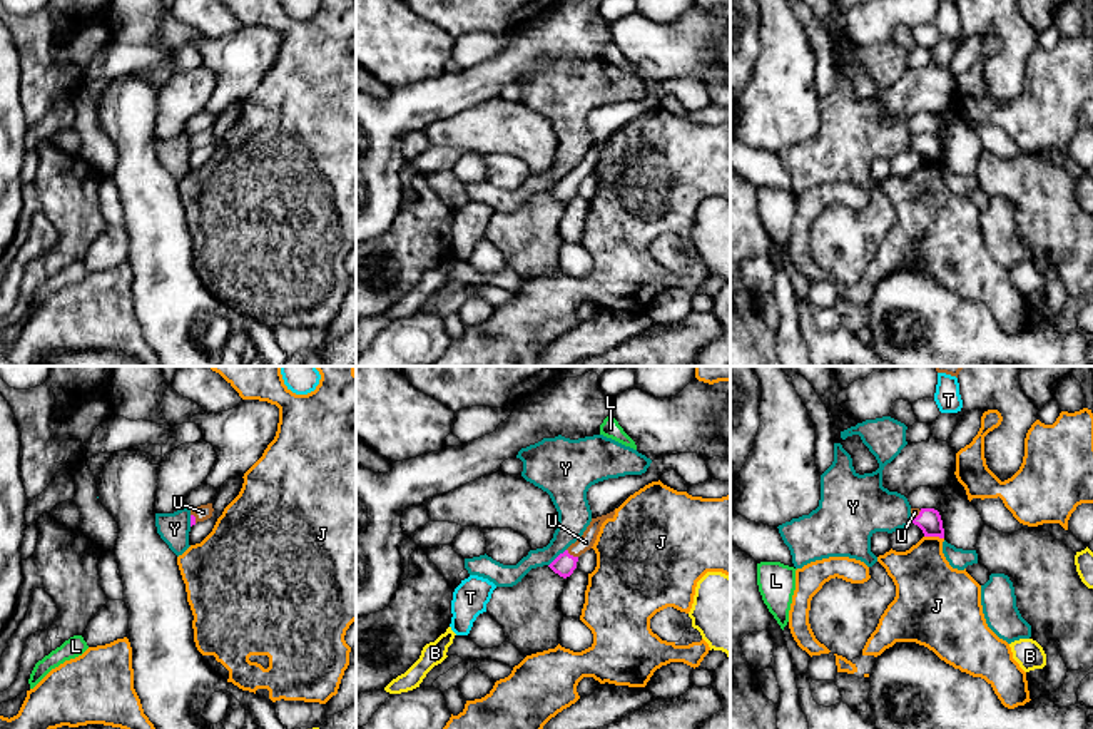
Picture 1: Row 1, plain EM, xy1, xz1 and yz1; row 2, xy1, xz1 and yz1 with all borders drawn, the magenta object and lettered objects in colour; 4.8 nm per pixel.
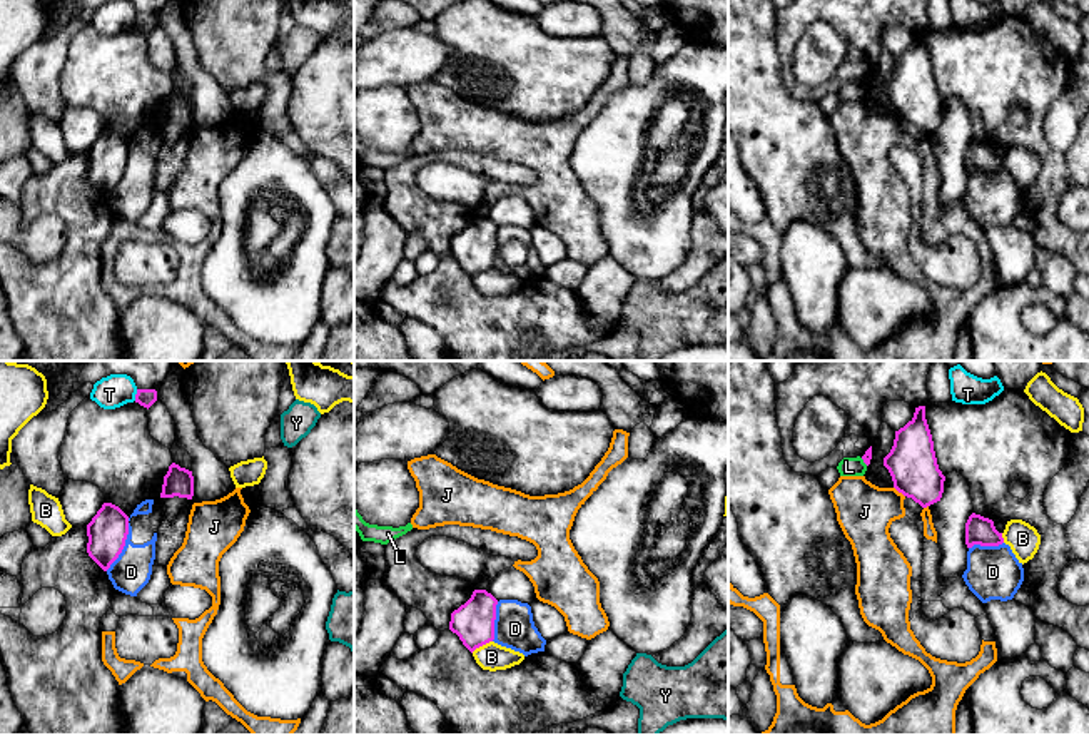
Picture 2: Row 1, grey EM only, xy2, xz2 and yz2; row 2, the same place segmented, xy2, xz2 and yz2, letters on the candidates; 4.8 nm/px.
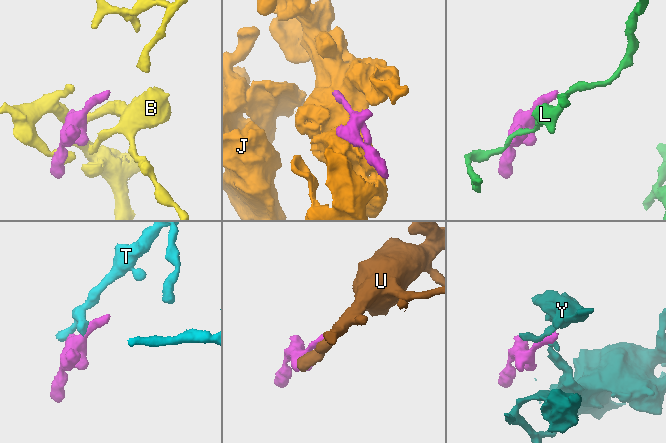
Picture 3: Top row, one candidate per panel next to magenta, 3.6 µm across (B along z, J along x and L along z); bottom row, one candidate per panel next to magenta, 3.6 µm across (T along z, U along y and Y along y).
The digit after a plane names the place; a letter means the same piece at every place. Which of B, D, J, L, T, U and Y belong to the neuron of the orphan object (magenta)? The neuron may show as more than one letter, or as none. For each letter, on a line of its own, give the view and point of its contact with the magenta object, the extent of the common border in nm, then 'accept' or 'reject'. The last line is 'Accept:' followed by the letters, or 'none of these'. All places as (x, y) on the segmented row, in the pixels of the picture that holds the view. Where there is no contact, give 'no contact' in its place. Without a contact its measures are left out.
B: xz2 (481, 645) | 120 nm | reject
D: xy2 (124, 545) | 260 nm | reject
J: yz1 (935, 535) | 100 nm | reject
L: yz2 (864, 461) | 50 nm | reject
T: xy2 (136, 395) | 60 nm | reject
U: xz1 (572, 555) | 70 nm | accept
Y: xz1 (557, 557) | 120 nm | reject
Accept: U

